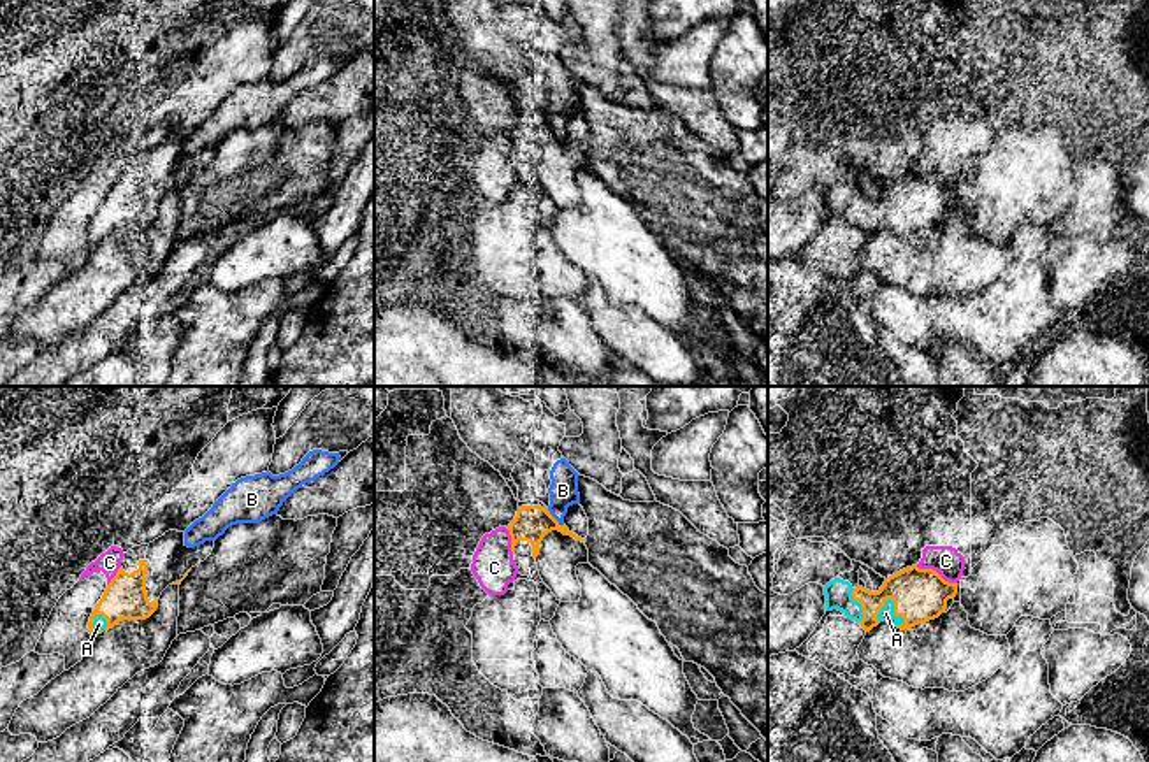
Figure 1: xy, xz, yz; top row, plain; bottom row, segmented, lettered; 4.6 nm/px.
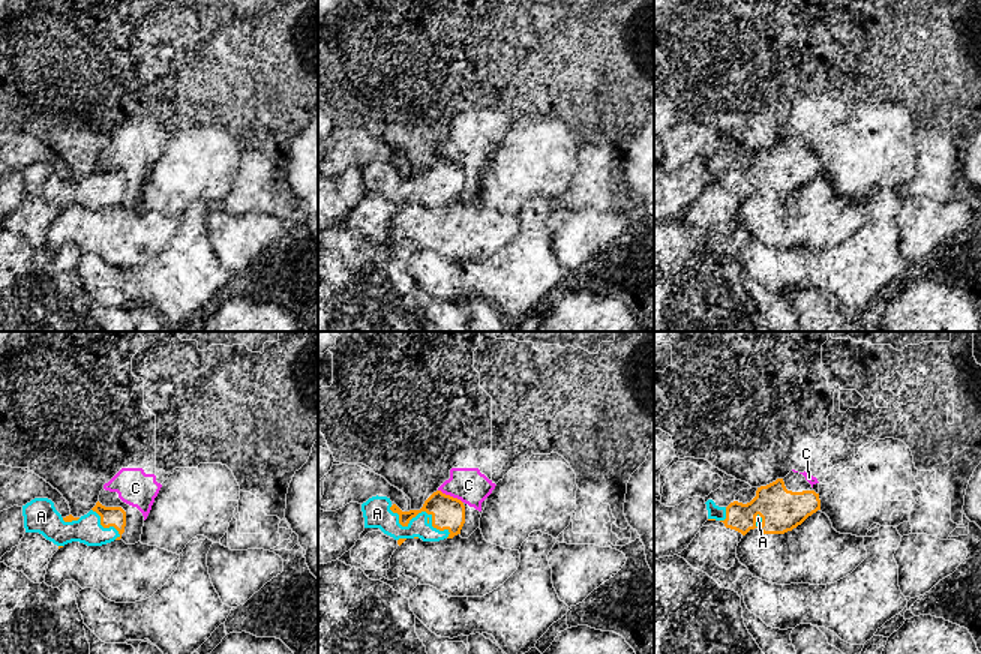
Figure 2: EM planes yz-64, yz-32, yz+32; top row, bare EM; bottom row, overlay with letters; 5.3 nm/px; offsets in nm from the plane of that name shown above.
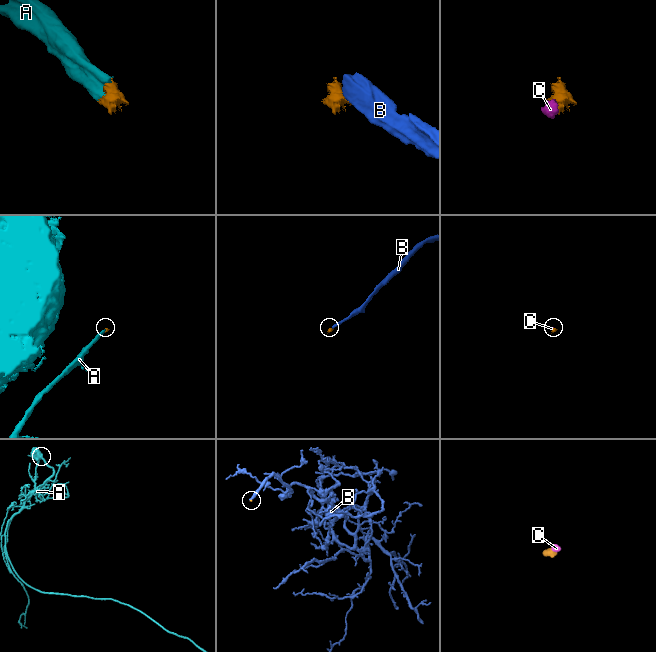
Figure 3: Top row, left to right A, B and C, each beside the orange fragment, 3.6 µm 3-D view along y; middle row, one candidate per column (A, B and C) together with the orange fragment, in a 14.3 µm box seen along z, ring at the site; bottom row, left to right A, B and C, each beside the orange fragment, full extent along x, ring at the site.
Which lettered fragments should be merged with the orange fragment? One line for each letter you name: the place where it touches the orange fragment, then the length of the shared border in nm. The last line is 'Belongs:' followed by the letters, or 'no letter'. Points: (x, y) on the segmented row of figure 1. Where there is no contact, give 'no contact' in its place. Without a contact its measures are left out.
A: meets orange in yz at (893, 601); contact 150 nm long
Belongs: A

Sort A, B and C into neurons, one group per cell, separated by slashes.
A / B / C

